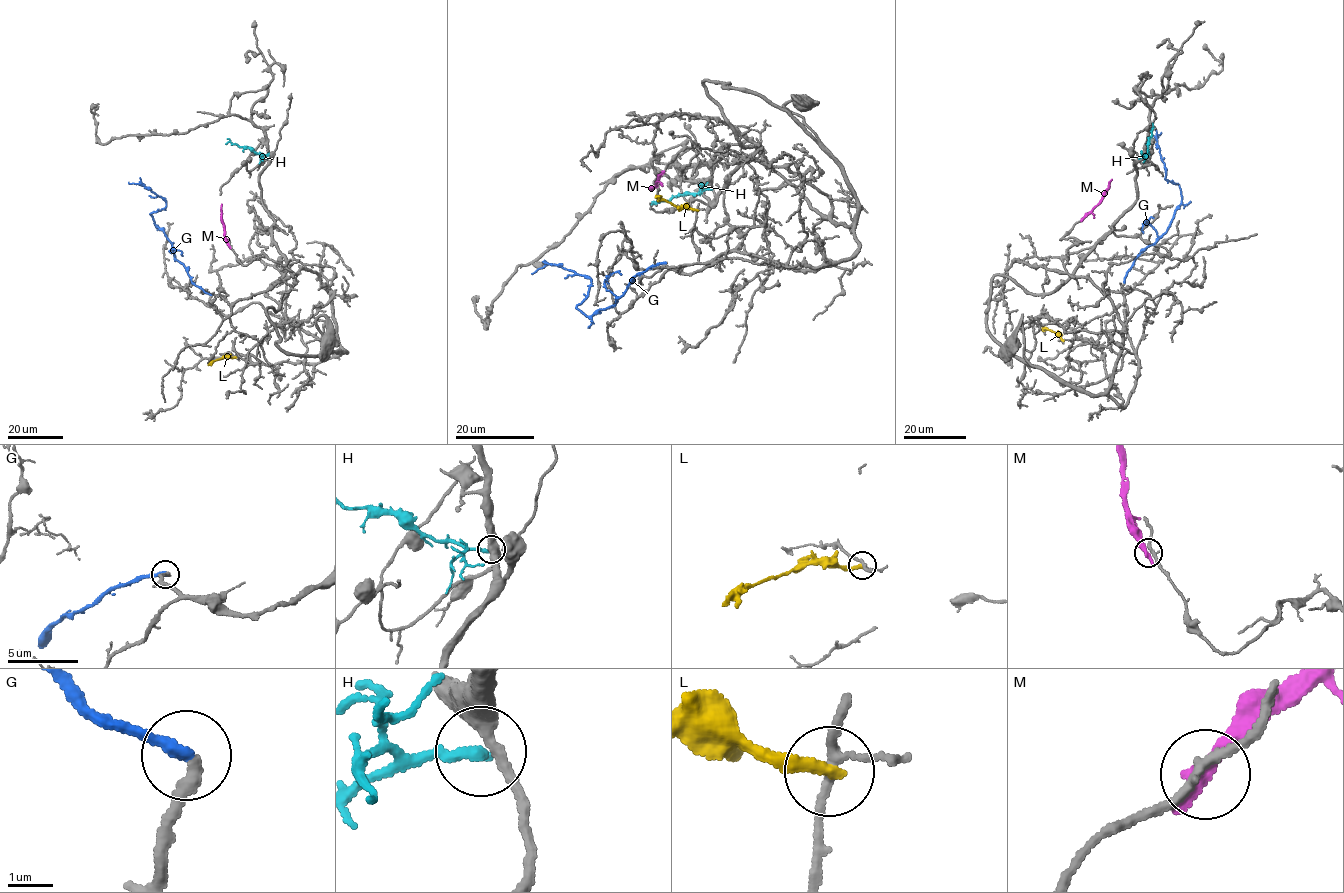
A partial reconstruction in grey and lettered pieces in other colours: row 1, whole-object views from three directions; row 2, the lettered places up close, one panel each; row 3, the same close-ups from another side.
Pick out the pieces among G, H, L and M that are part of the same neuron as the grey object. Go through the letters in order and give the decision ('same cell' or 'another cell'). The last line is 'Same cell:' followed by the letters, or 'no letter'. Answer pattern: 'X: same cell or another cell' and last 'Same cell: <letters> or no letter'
G: same cell
H: another cell
L: another cell
M: another cell
Same cell: G

